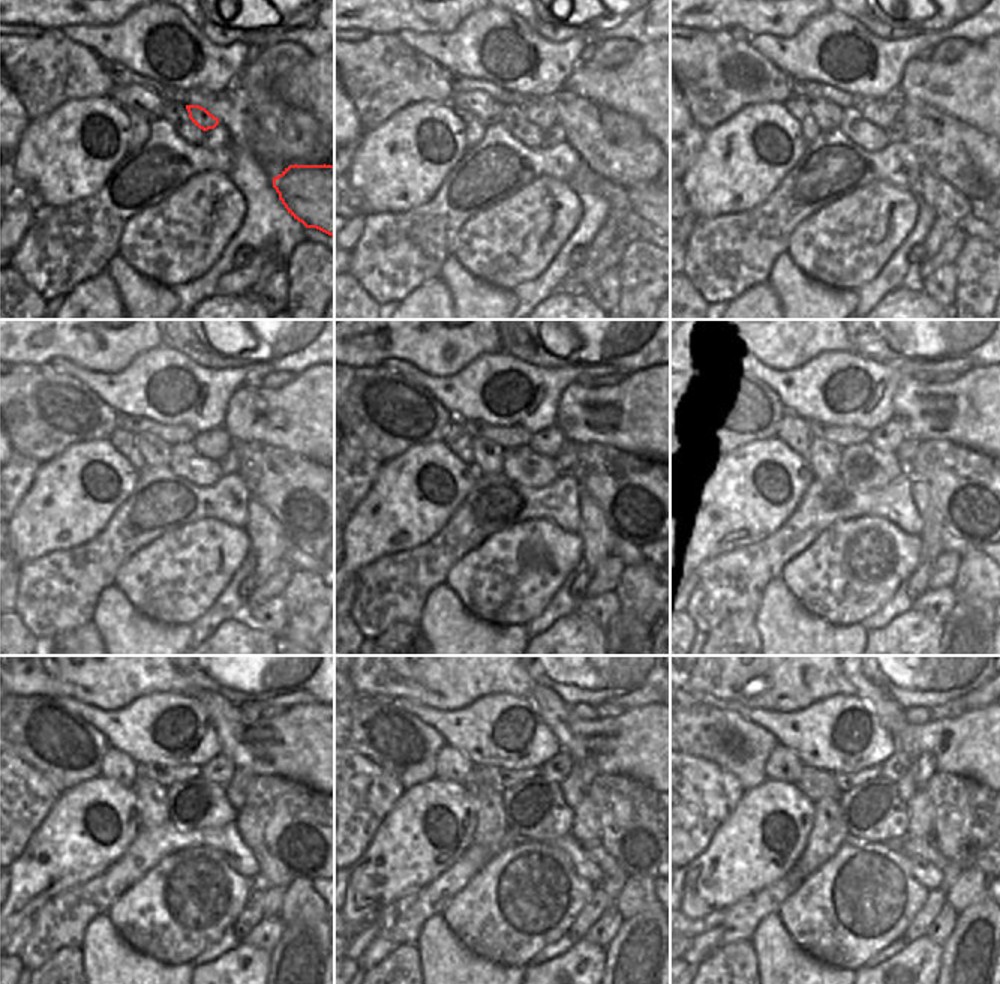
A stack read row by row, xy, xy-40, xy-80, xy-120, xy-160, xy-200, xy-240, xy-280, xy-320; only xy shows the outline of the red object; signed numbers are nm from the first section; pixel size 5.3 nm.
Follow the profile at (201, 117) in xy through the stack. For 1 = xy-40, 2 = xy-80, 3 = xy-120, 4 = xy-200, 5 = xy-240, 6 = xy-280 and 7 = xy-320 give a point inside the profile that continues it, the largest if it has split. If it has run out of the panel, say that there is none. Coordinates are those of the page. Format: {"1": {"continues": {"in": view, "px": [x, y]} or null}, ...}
{"1": {"continues": {"in": "xy-40", "px": [541, 114]}}, "2": {"continues": {"in": "xy-80", "px": [877, 113]}}, "3": {"continues": {"in": "xy-120", "px": [209, 447]}}, "4": {"continues": {"in": "xy-200", "px": [888, 444]}}, "5": {"continues": {"in": "xy-240", "px": [222, 780]}}, "6": {"continues": {"in": "xy-280", "px": [544, 774]}}, "7": {"continues": {"in": "xy-320", "px": [892, 777]}}}

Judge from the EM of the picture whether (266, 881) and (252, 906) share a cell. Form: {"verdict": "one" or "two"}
{"verdict": "two"}

